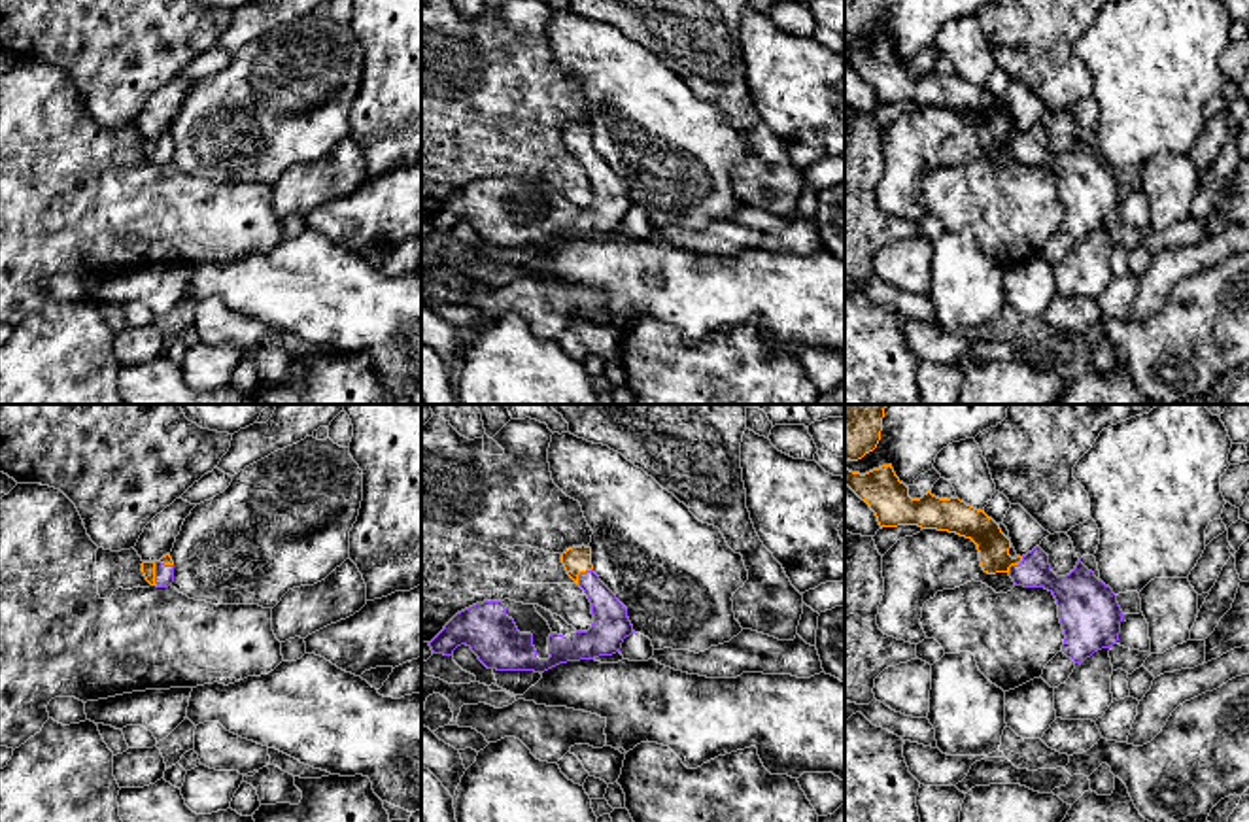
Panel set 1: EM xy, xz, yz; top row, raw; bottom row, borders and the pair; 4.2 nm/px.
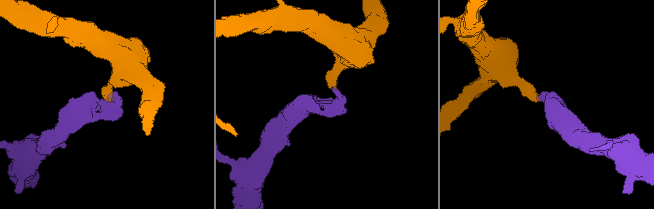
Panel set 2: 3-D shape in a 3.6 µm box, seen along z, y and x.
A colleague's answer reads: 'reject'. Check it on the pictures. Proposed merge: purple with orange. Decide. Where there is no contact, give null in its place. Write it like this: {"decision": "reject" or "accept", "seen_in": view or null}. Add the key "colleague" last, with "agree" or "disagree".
{"decision": "accept", "seen_in": "xy", "colleague": "disagree"}

